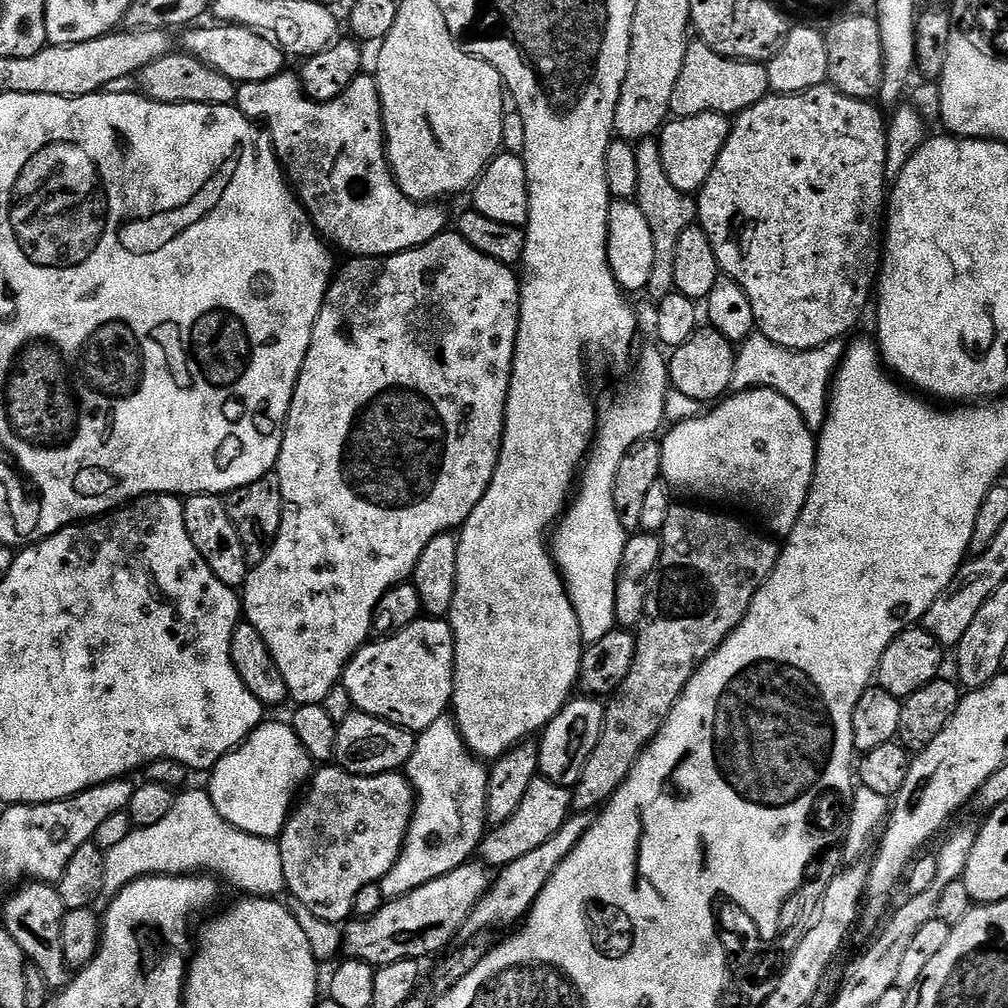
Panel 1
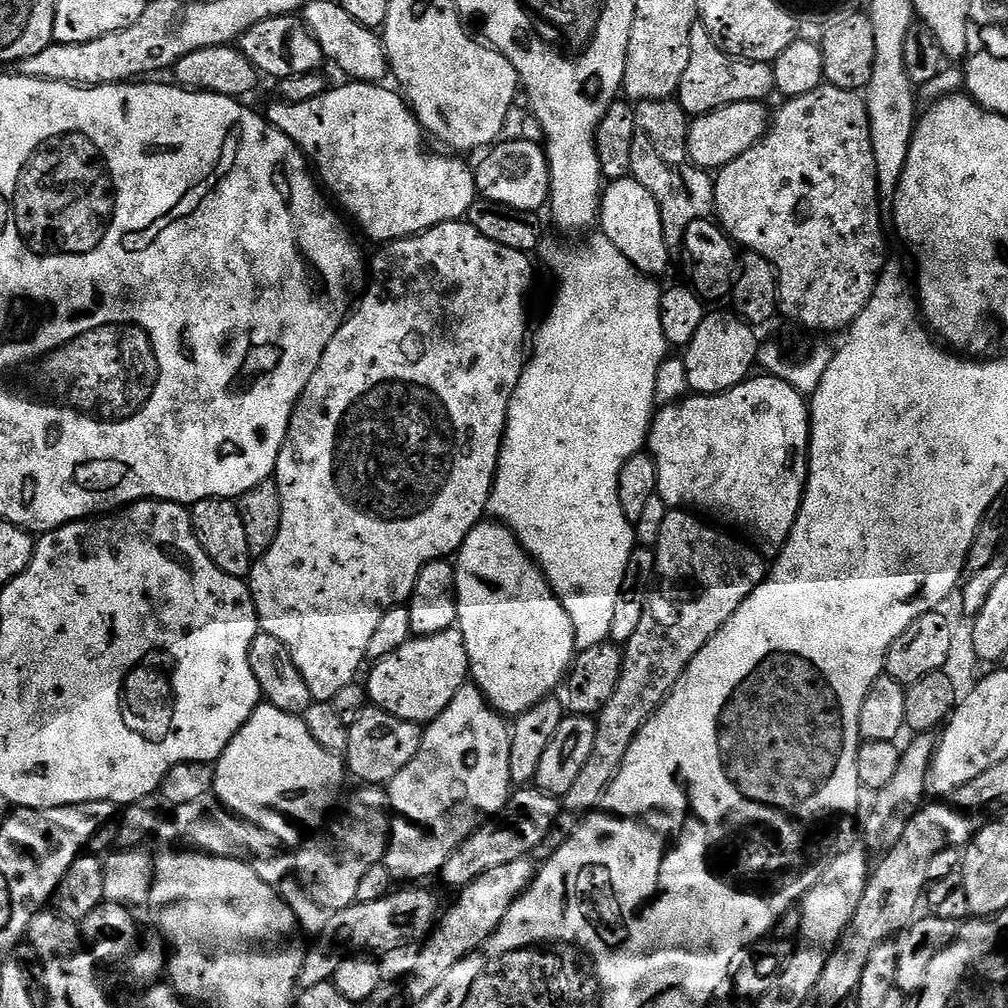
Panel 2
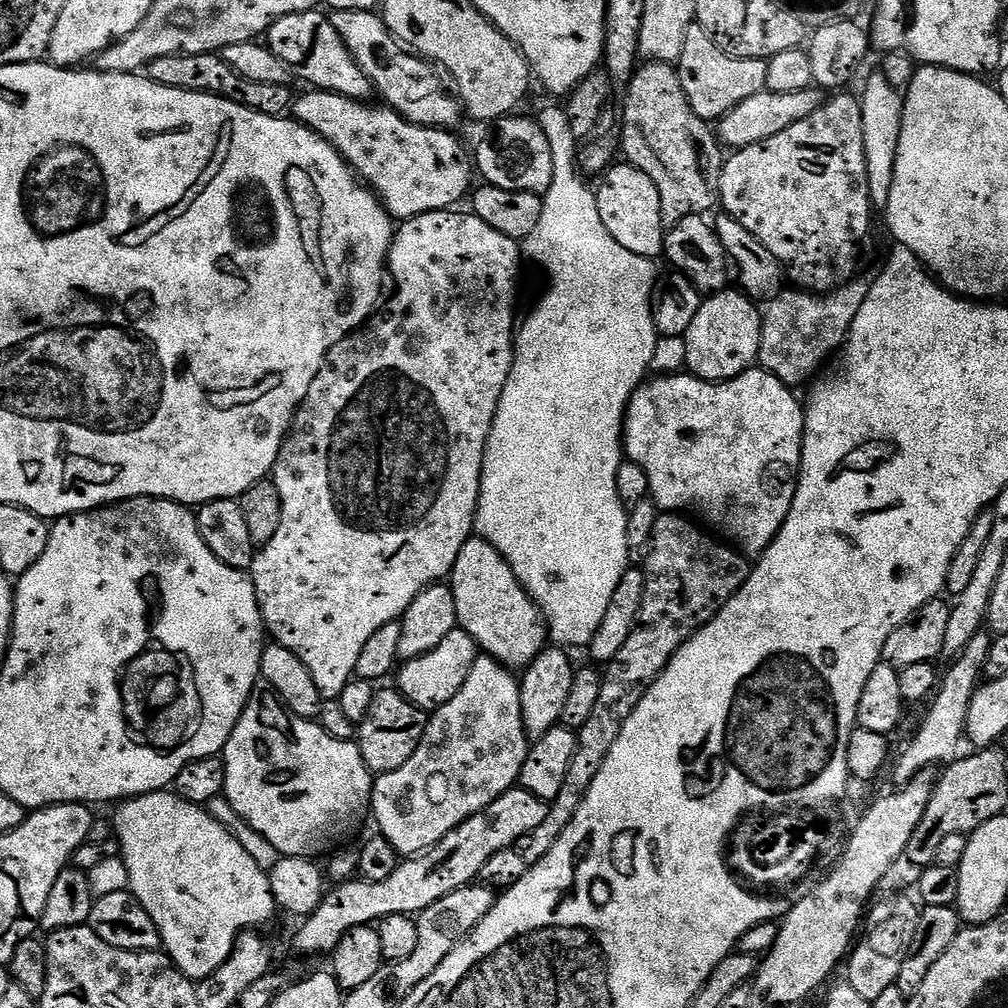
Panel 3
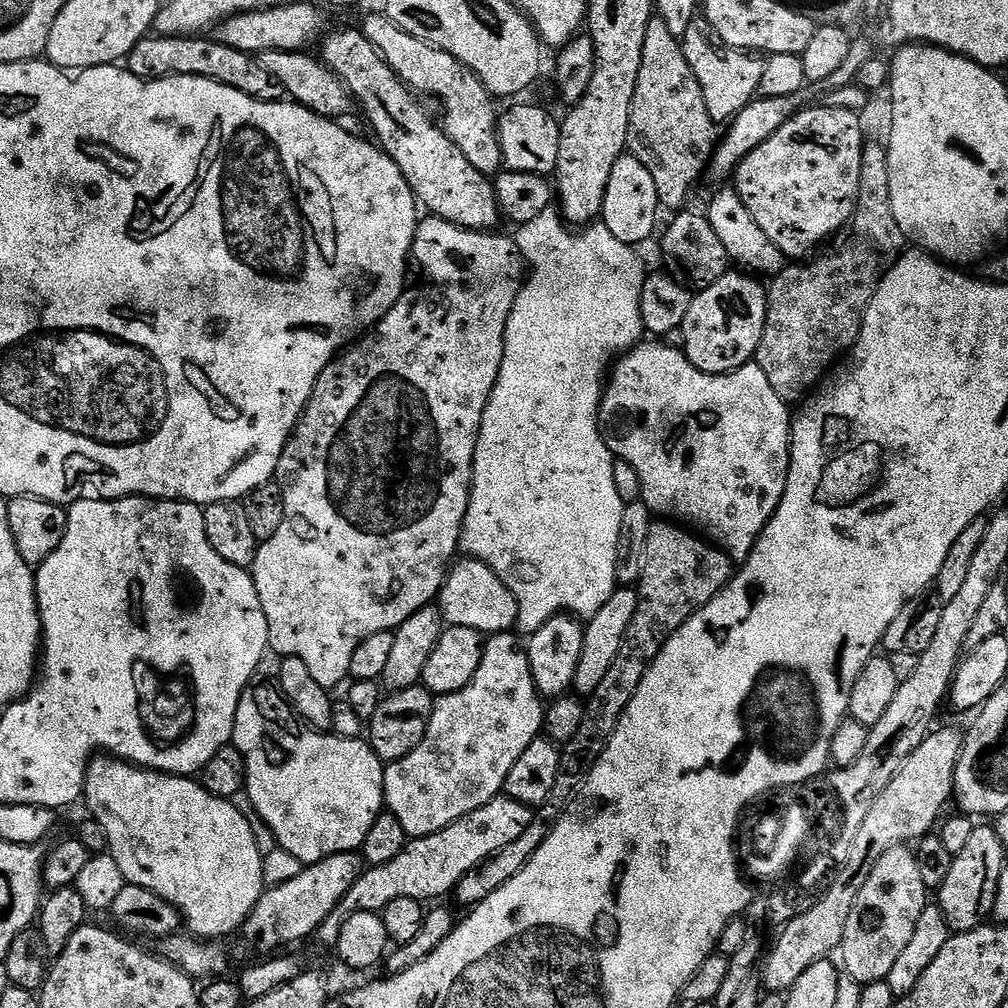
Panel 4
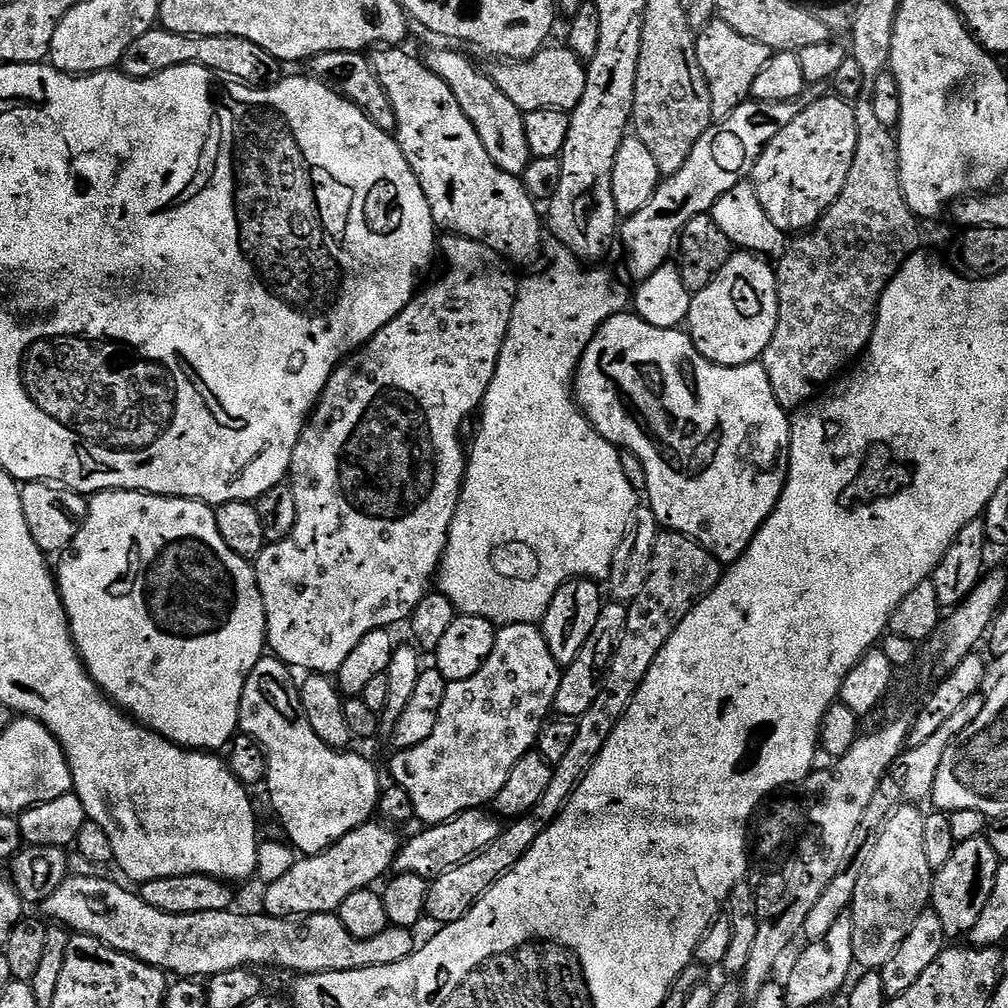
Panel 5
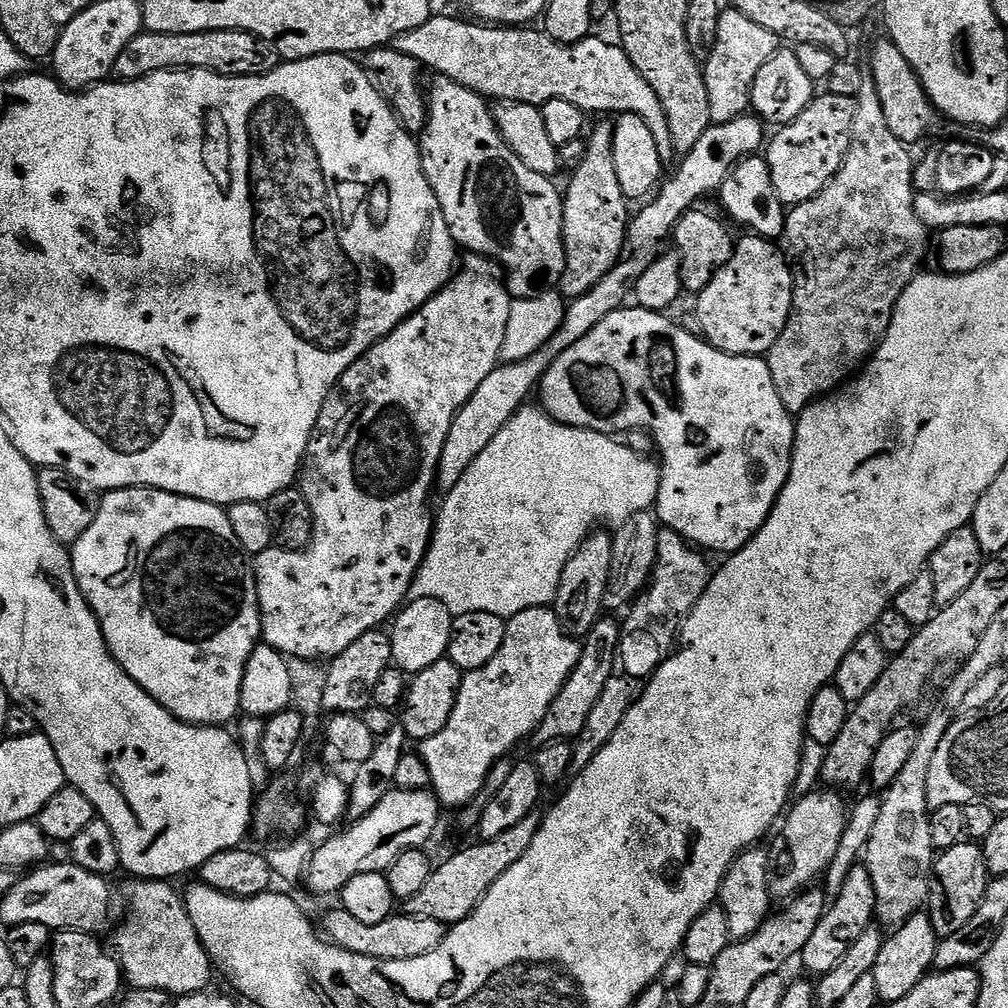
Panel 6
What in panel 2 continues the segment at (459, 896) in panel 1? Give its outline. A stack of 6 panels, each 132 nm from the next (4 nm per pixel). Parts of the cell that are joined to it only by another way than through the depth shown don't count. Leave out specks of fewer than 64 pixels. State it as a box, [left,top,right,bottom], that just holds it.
[299,886,442,989]

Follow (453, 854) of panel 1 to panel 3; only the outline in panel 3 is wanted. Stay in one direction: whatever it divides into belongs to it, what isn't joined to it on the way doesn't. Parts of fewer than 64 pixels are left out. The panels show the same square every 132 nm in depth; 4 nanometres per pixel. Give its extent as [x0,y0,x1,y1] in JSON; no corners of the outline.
[370,655,530,858]

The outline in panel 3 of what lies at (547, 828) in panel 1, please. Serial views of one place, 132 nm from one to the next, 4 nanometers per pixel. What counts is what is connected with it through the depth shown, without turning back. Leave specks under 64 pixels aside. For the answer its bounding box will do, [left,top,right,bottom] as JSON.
[292,786,549,956]

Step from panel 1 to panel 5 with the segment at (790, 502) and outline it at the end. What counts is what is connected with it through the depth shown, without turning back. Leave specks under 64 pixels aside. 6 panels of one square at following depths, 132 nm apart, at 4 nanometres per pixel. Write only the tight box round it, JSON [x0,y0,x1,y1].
[574,314,792,566]

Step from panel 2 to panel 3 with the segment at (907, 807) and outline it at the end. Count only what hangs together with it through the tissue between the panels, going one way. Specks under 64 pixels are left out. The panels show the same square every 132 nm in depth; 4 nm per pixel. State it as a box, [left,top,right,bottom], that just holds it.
[891,630,993,785]

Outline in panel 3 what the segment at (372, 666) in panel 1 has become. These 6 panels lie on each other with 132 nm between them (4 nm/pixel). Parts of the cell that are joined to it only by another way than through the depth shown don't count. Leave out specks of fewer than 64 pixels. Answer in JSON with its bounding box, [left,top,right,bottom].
[398,626,478,712]

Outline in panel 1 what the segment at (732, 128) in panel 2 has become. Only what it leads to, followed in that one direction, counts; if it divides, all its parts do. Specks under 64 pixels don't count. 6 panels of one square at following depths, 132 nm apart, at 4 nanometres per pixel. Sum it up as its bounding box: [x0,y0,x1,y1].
[658,112,731,193]

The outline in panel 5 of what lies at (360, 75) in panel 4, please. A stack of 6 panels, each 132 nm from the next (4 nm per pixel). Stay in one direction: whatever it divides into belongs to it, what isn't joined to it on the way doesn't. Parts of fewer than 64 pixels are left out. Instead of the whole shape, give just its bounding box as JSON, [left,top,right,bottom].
[370,46,542,258]

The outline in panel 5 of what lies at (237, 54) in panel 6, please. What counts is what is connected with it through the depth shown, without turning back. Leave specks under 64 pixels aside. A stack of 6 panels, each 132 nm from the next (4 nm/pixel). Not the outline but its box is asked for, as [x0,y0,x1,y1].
[118,26,281,86]

